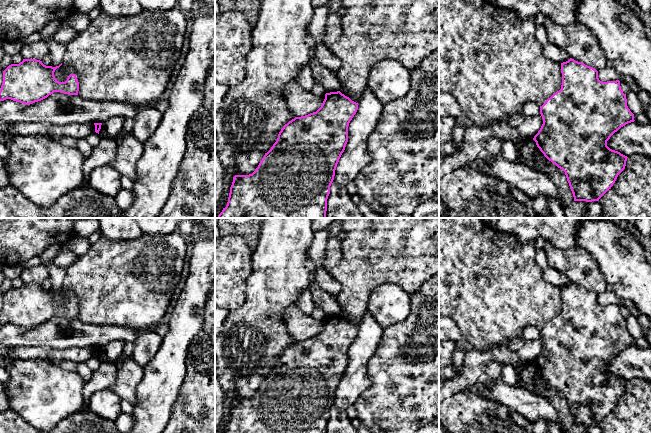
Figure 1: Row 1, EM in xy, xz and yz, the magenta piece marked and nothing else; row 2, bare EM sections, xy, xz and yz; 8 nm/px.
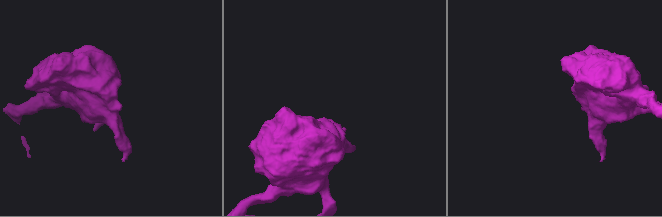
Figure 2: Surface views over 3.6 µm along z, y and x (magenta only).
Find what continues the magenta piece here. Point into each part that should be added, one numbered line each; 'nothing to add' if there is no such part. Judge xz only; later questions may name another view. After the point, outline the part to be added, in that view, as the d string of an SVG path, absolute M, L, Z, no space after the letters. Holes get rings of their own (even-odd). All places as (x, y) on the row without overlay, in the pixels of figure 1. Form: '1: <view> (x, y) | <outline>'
nothing to add

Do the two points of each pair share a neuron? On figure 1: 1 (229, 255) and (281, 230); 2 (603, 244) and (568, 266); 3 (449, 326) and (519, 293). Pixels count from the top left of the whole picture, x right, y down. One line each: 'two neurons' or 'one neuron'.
1: two neurons
2: two neurons
3: two neurons

